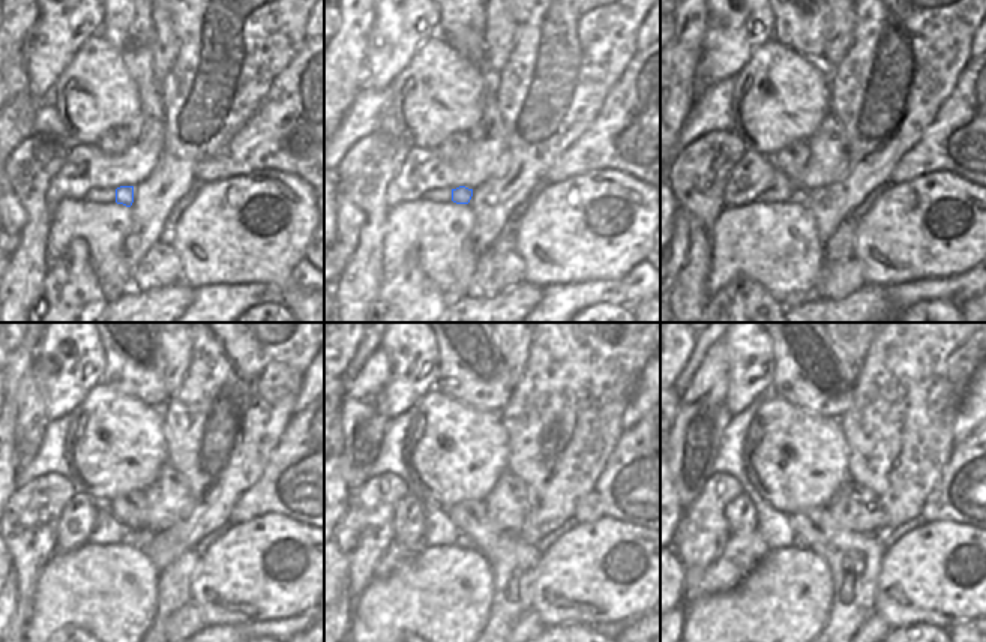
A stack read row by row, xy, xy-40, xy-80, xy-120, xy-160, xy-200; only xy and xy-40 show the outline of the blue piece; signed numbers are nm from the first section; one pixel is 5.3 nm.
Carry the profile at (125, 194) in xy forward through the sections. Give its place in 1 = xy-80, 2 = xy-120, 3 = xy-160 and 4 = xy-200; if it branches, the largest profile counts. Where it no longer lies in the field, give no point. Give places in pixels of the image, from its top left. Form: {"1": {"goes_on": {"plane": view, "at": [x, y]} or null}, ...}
{"1": {"goes_on": {"plane": "xy-80", "at": [799, 195]}}, "2": {"goes_on": {"plane": "xy-120", "at": [138, 539]}}, "3": {"goes_on": {"plane": "xy-160", "at": [462, 542]}}, "4": {"goes_on": {"plane": "xy-200", "at": [799, 543]}}}

